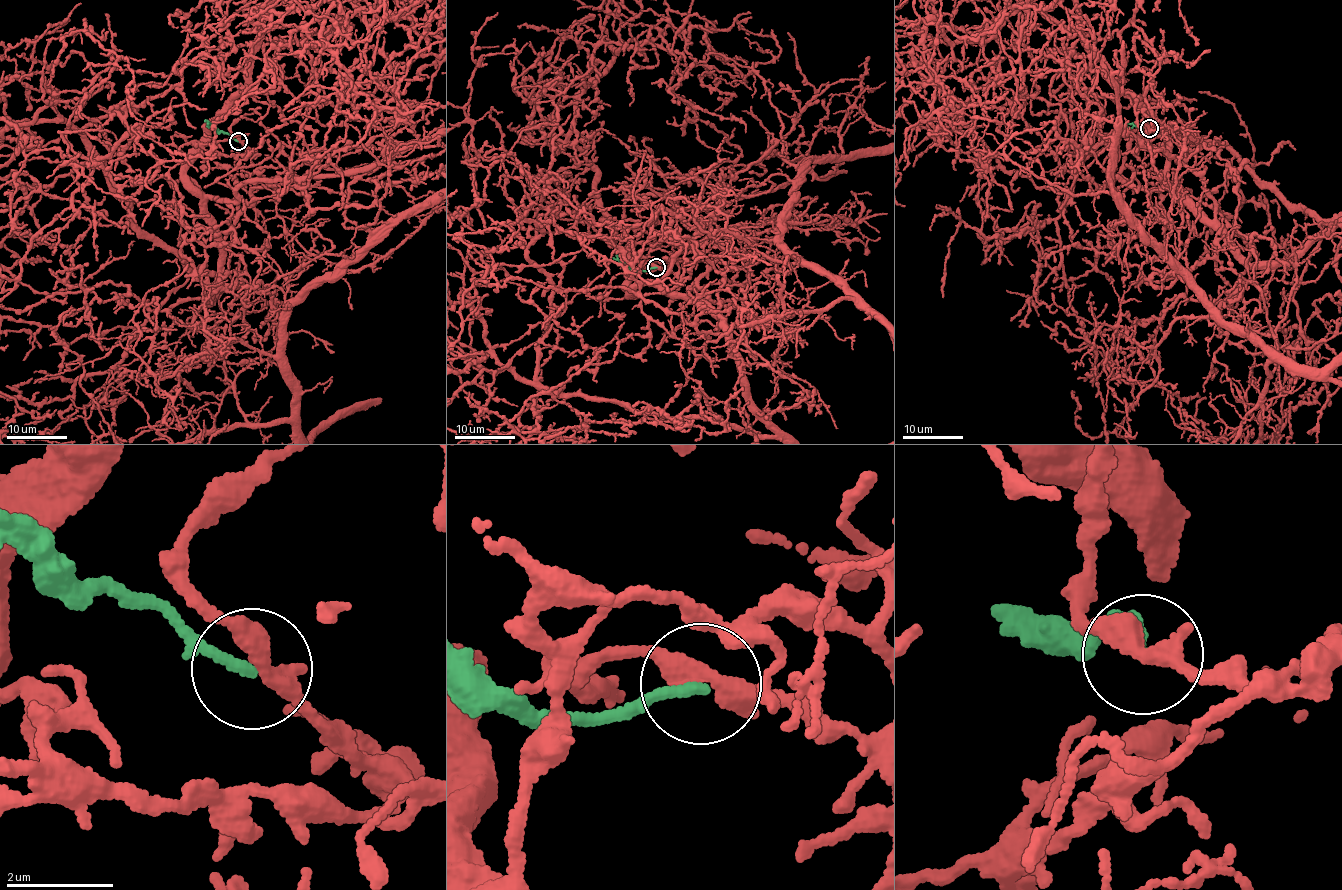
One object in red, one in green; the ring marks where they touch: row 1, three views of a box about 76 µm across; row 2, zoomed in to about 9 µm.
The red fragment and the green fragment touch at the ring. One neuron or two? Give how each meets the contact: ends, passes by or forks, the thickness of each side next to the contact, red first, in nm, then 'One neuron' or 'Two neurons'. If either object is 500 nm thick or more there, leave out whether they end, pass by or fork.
At the ring red passes by. At the ring green ends. Thickness 400 nm (red) against 200 nm. Two neurons

